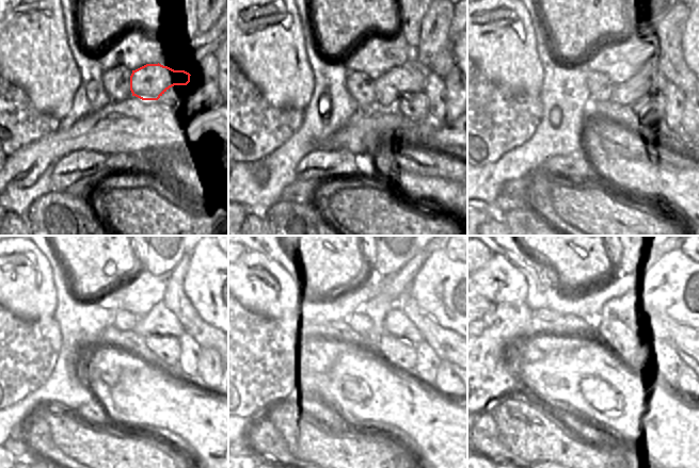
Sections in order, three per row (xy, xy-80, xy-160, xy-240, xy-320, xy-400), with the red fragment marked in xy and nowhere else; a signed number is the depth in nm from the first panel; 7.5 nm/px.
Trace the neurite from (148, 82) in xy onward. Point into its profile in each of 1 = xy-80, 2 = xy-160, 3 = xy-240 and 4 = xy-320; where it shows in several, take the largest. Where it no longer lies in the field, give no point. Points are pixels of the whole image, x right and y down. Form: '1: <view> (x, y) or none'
1: xy-80 (411, 77)
2: xy-160 (640, 81)
3: xy-240 (159, 321)
4: xy-320 (397, 324)

